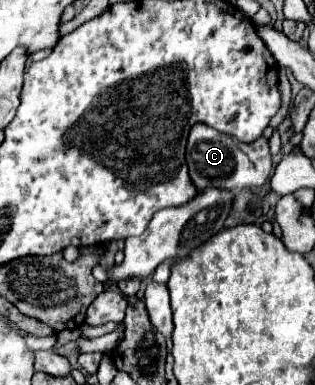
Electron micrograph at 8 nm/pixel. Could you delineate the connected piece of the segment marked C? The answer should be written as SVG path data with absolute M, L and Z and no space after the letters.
M195 124L187 138L185 160L189 166L189 176L197 190L205 190L209 186L227 190L227 192L241 192L243 188L257 188L267 182L273 170L273 160L269 152L267 138L257 138L255 142L241 142L229 134L223 134L211 126Z

